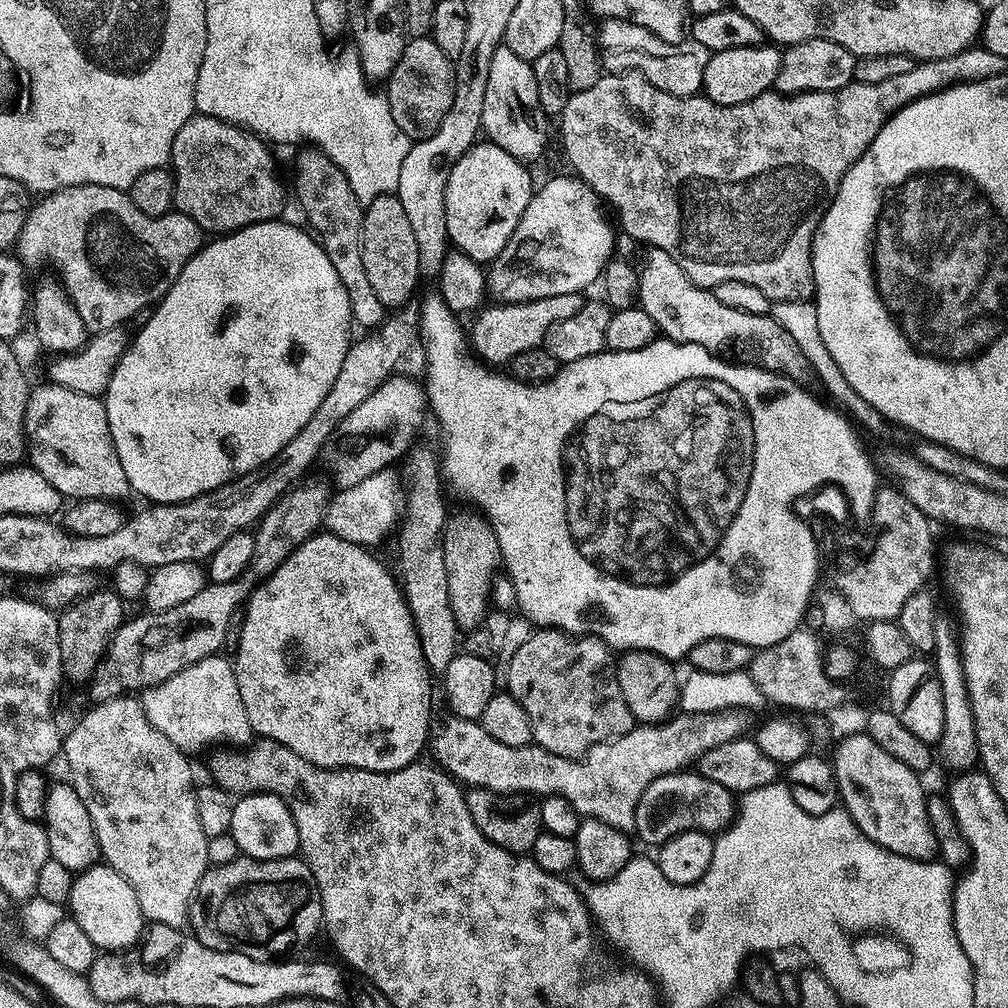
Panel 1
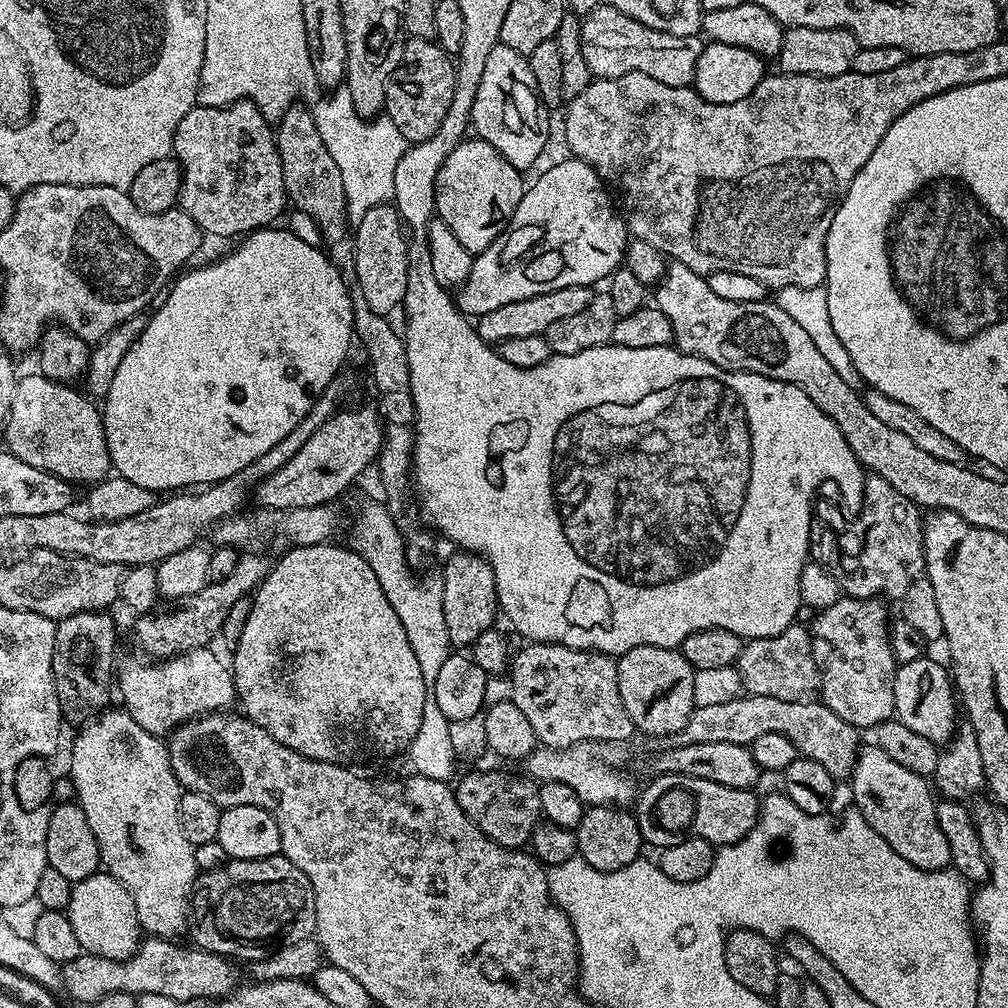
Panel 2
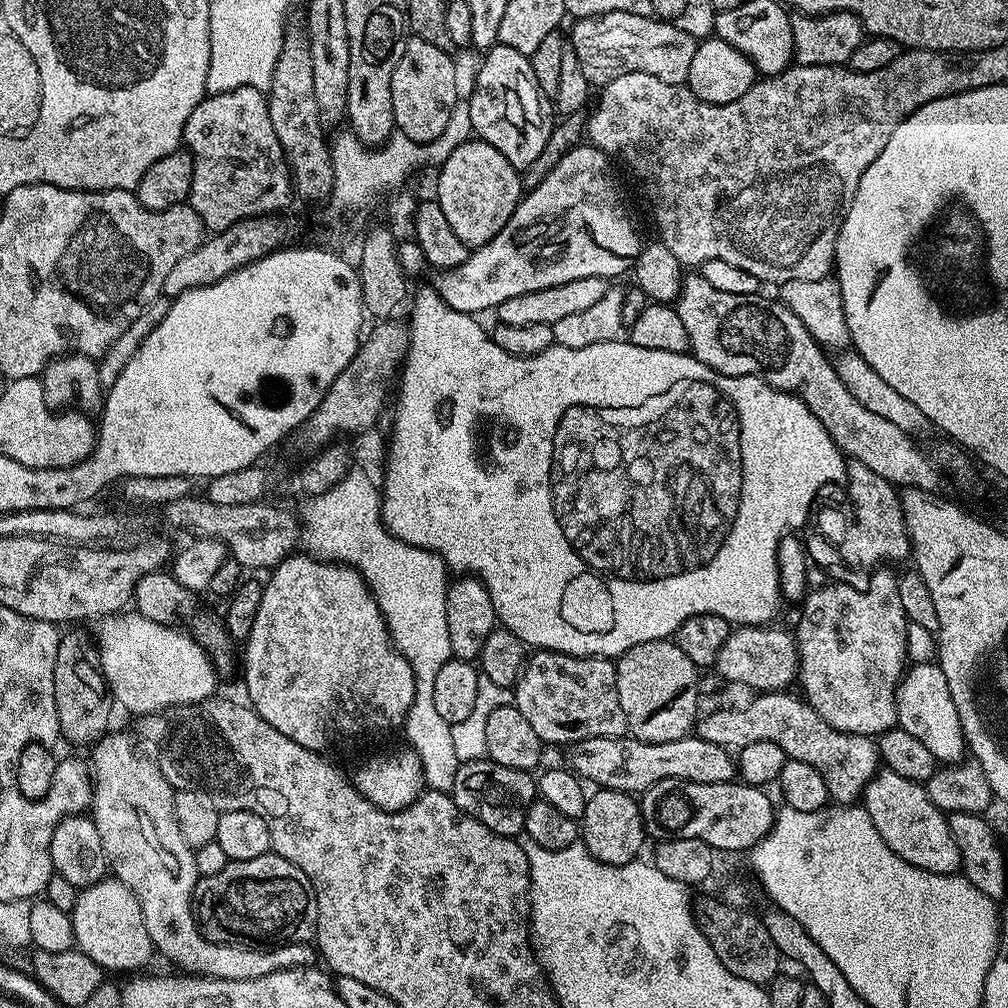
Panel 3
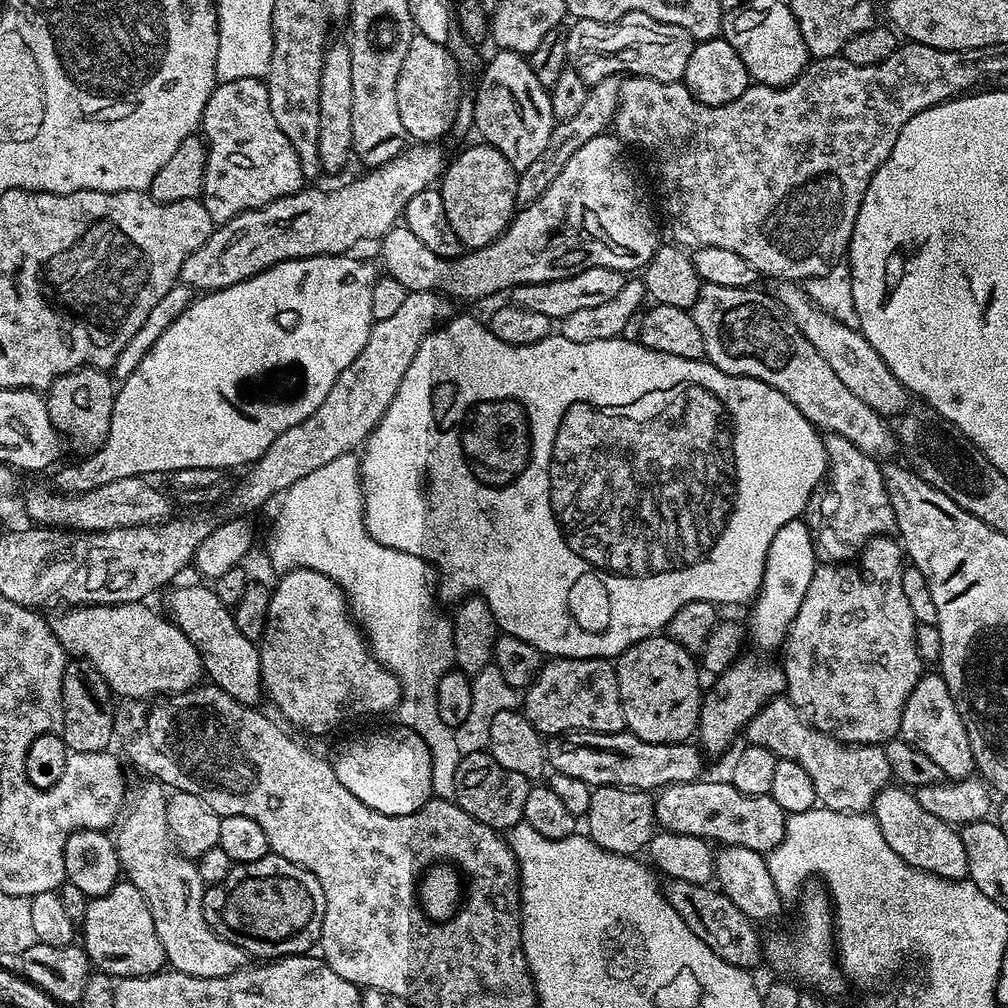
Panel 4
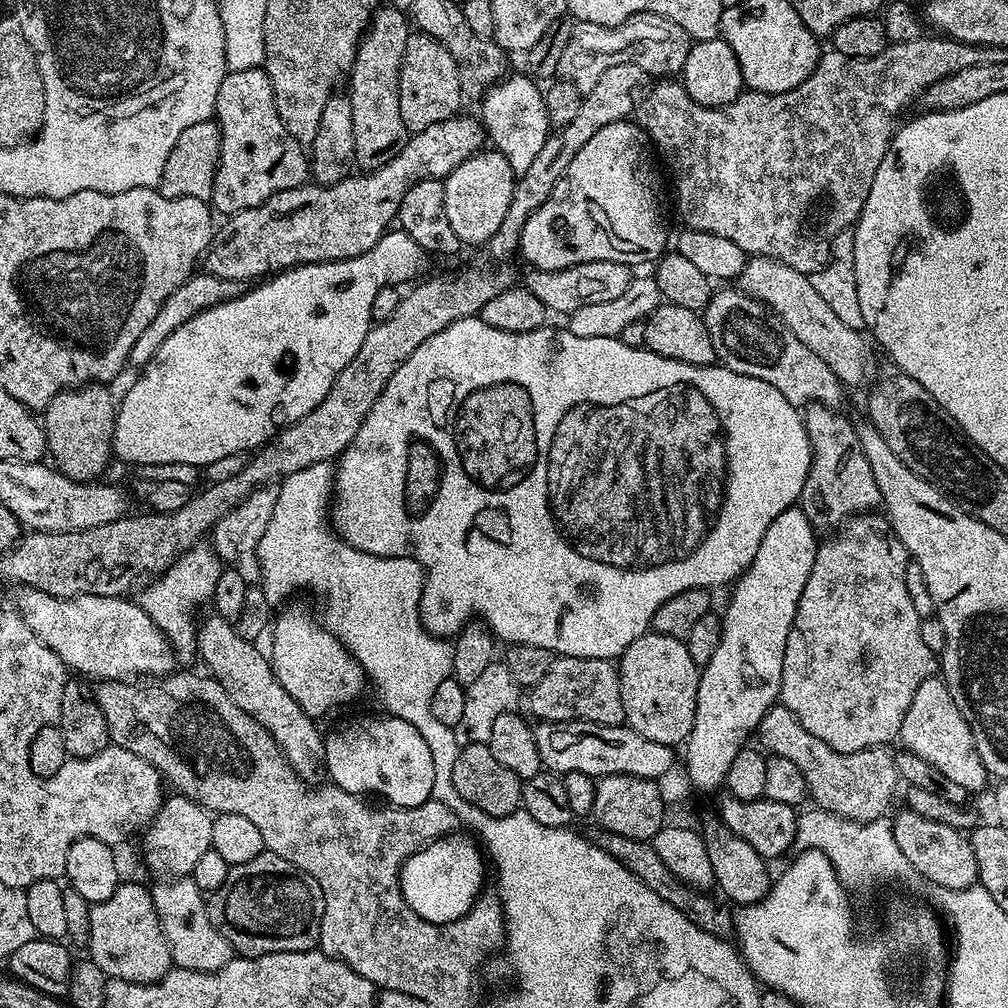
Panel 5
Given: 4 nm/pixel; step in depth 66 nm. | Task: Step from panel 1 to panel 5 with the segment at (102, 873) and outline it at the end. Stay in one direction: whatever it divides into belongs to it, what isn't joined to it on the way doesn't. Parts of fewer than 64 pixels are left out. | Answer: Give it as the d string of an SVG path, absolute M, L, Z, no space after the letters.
M121 882L114 894L106 898L106 902L93 904L91 909L86 951L105 976L135 984L155 984L172 971L172 951L164 937L151 891L147 887Z

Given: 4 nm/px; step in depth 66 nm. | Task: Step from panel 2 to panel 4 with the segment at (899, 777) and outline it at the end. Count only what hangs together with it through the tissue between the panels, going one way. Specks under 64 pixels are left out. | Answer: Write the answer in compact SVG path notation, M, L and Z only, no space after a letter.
M889 786L876 795L870 809L882 830L882 838L890 842L890 850L898 854L910 866L921 868L935 876L947 880L963 880L968 874L966 849L962 847L962 838L953 825L934 818L934 814L924 810L918 804L915 791L904 786Z

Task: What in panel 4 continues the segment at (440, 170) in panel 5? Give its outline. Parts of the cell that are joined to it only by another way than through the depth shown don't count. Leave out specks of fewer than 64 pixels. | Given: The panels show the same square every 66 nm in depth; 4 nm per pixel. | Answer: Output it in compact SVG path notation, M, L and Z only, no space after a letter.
M420 142L407 147L403 152L386 162L381 168L367 171L358 180L352 180L341 188L323 192L316 186L305 186L286 198L278 198L261 208L246 210L226 223L213 227L210 238L182 262L179 283L190 286L197 293L207 294L234 286L251 276L257 276L284 260L301 260L311 256L343 256L353 251L355 244L363 240L379 241L390 229L397 227L406 210L406 202L422 190L433 187L443 177L446 167L444 152L432 142Z

